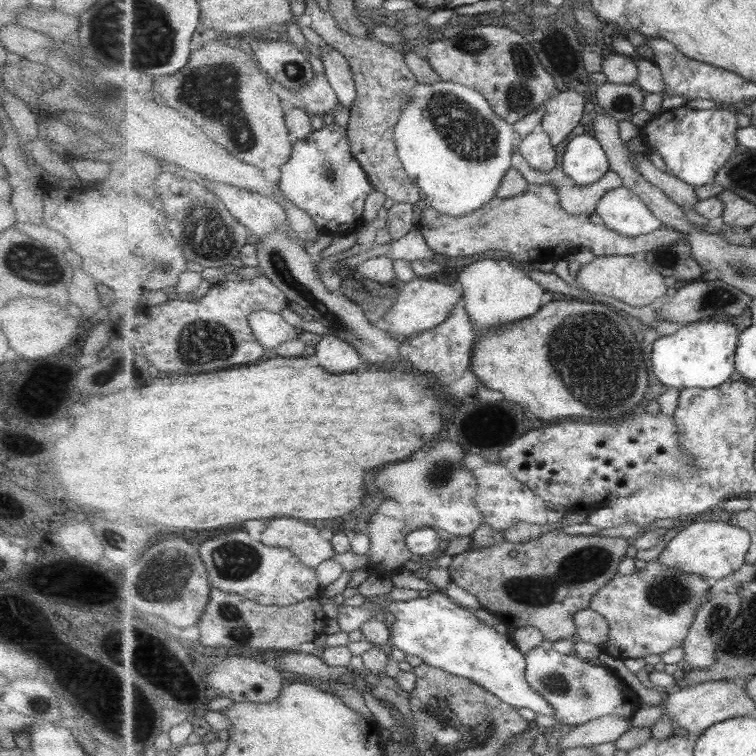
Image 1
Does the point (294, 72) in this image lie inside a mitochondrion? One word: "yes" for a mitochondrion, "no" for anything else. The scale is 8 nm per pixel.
yes

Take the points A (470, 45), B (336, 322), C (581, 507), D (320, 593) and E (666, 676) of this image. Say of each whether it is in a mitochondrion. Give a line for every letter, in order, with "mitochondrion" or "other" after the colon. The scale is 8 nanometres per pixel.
A: mitochondrion
B: mitochondrion
C: other
D: other
E: other

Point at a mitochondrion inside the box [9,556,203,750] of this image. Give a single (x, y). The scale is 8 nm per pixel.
(33, 697)

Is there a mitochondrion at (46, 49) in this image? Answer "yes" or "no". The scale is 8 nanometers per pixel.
no

